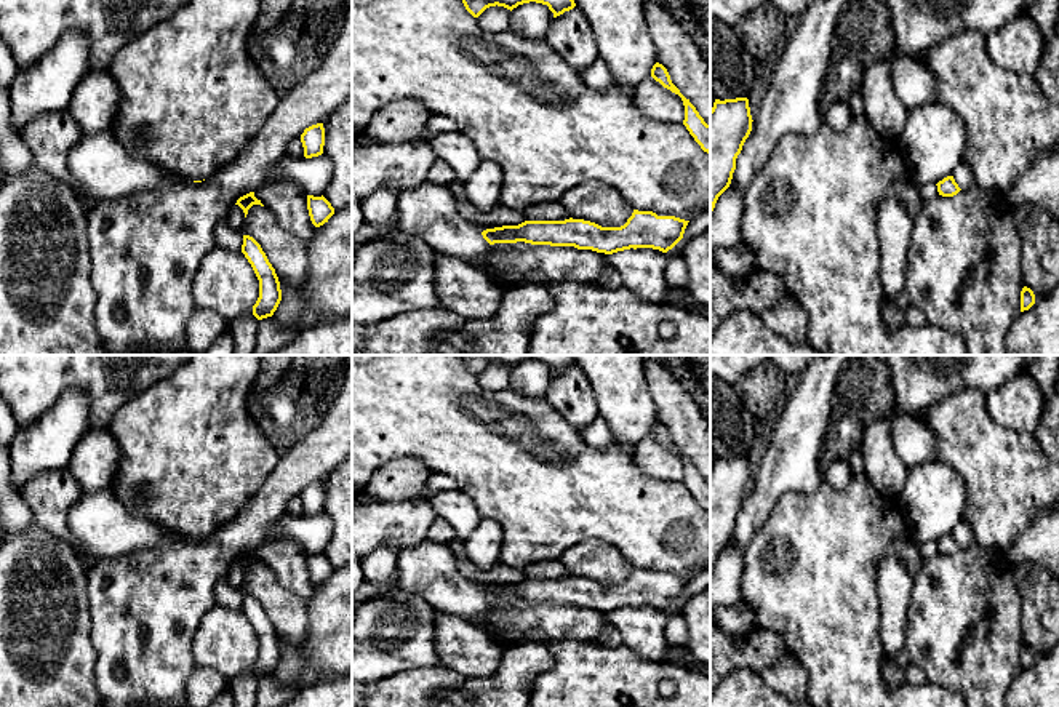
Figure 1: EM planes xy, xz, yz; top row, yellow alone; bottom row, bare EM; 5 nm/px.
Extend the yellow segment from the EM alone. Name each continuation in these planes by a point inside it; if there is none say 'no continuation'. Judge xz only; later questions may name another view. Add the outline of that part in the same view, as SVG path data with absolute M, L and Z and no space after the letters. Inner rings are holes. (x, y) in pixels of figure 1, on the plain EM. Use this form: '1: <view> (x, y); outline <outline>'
1: xz (429, 570); outline M430 539L398 552L395 590L418 593L437 613L466 621L491 609L480 587L458 571L451 549Z

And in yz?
1: yz (963, 533); outline M965 518L953 528L952 534L961 549L969 547L976 541L974 531Z

